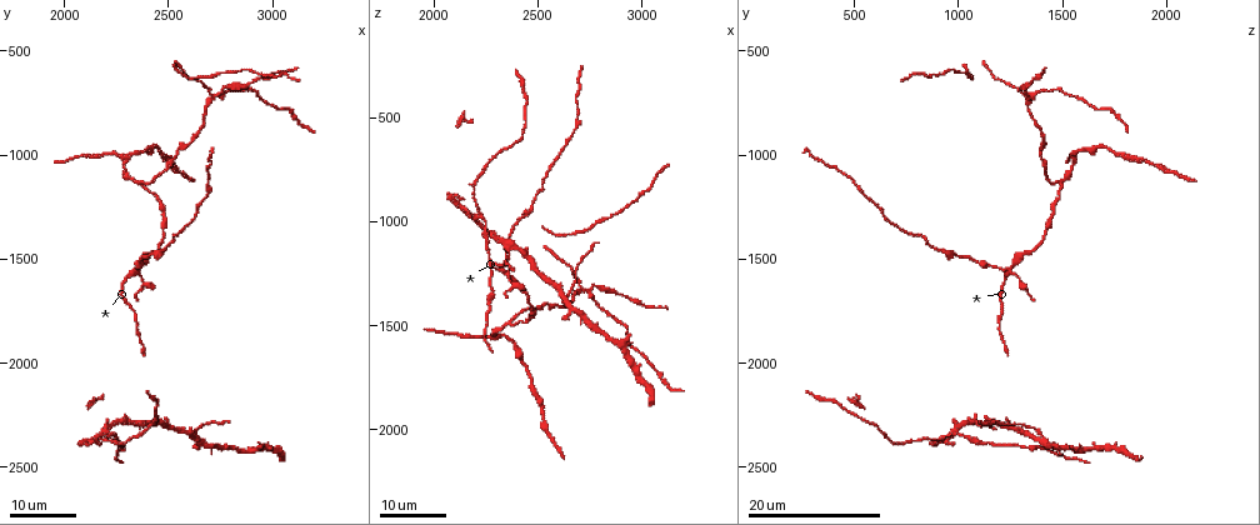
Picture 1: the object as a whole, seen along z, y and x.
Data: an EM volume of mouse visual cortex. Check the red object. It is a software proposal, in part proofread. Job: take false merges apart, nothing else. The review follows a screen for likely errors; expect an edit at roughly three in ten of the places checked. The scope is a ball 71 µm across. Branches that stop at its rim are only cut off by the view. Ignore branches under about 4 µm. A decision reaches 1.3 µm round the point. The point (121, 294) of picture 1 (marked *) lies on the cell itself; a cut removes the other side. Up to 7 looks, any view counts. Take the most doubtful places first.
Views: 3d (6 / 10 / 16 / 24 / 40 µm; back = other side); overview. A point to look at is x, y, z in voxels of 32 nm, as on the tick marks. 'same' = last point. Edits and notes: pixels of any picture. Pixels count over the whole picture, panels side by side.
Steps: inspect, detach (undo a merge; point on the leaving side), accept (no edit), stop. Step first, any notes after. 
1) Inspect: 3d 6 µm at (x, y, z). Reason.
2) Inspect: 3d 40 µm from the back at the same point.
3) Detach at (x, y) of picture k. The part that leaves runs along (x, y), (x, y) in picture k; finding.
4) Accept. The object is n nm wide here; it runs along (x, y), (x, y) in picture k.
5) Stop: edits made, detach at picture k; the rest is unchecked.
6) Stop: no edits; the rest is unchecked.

Inspect: 3d 24 µm at (2710, 720, 1320). Three arms meet.

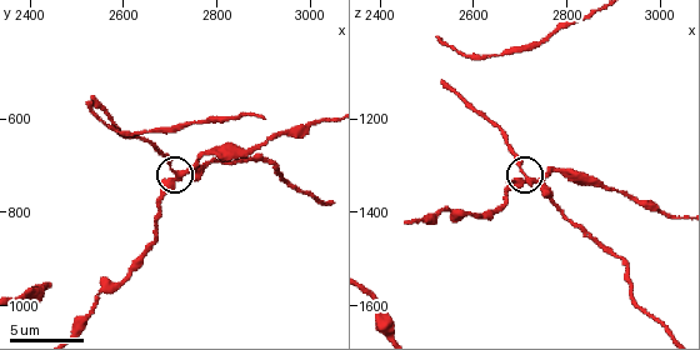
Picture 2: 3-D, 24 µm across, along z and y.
Inspect: 3d 6 µm at (2710, 715, 1320). Zoom in.

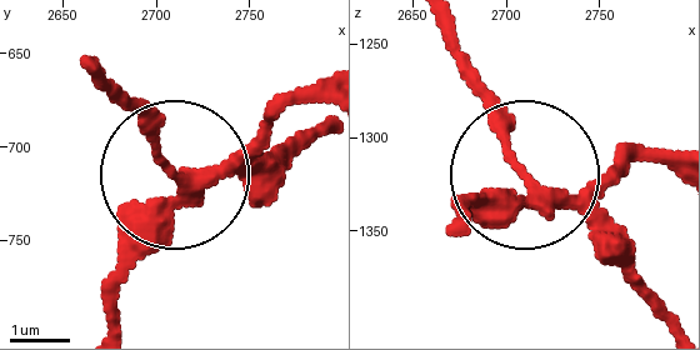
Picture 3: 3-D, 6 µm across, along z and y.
Inspect: 3d 6 µm from the back at (2714, 718, 1324).

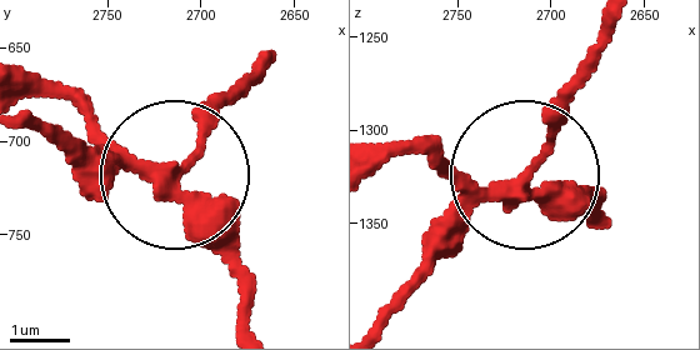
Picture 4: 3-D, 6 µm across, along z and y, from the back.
Detach at (96, 134) of picture 4. The side arm is 26 µm long; the part that leaves runs along (160, 175), (254, 80) in picture 4; two cells meet here.

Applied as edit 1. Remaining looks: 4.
Inspect: overview. See it whole again.

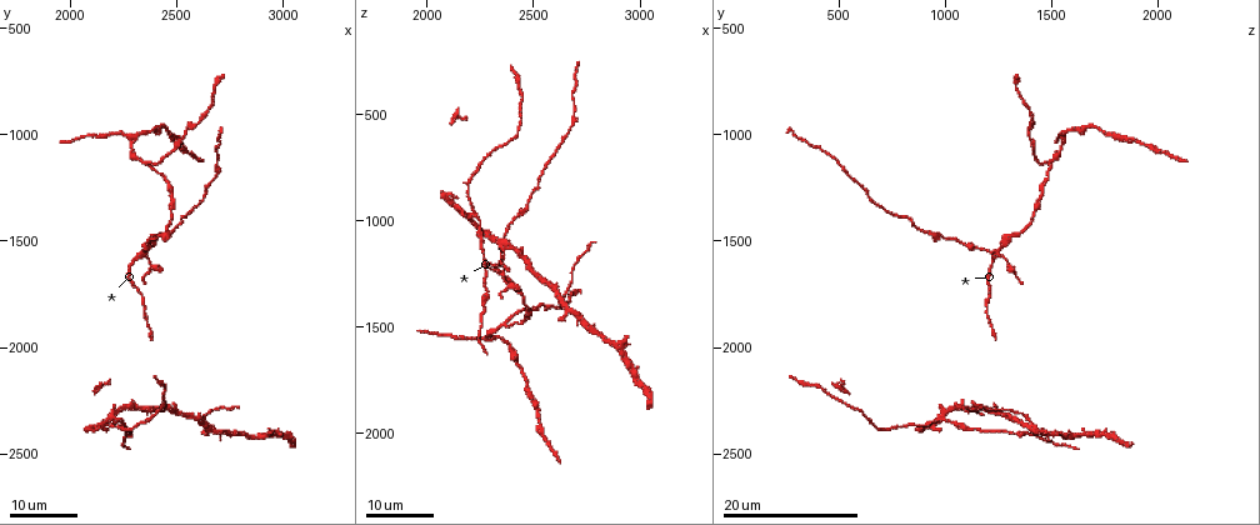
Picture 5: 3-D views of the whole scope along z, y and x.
Inspect: 3d 24 µm at (2370, 1130, 1470). Branch point.

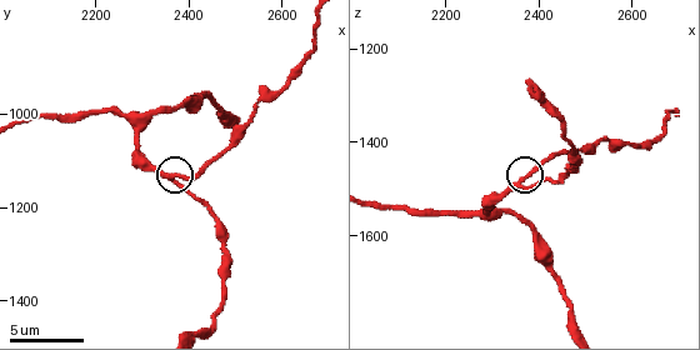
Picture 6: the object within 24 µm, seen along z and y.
Inspect: 3d 6 µm at (2365, 1135, 1485).

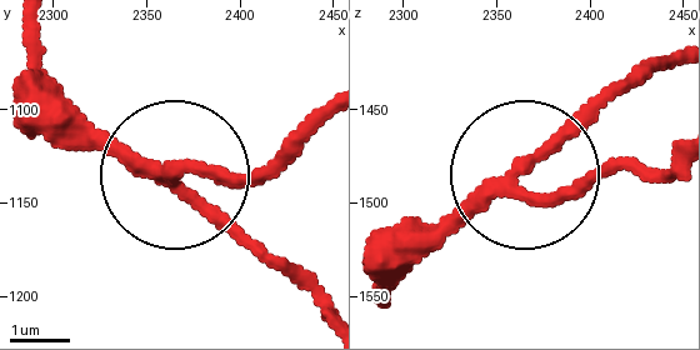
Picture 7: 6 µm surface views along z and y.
Accept. It runs along (319, 308), (179, 178), (269, 163) in picture 7; all the same cell.

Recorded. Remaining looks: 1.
Inspect: 3d 10 µm at (2655, 875, 1390). Thick turns thin.

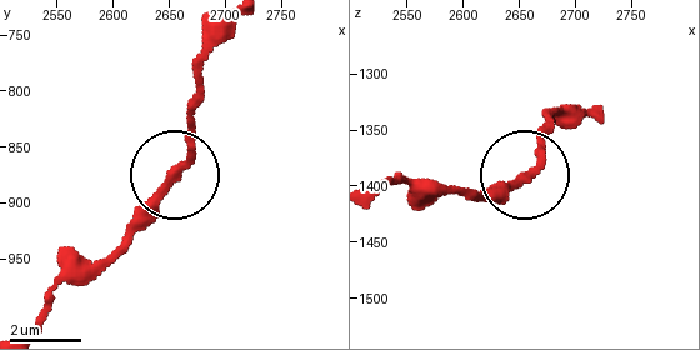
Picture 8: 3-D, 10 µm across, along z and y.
Accept. The object is 210 nm wide here; it runs along (38, 321), (53, 294), (89, 276), (169, 186), (193, 100) in picture 8; all the same cell.

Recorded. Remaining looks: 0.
Stop: edits made, detach at picture 4; the rest is unchecked.

